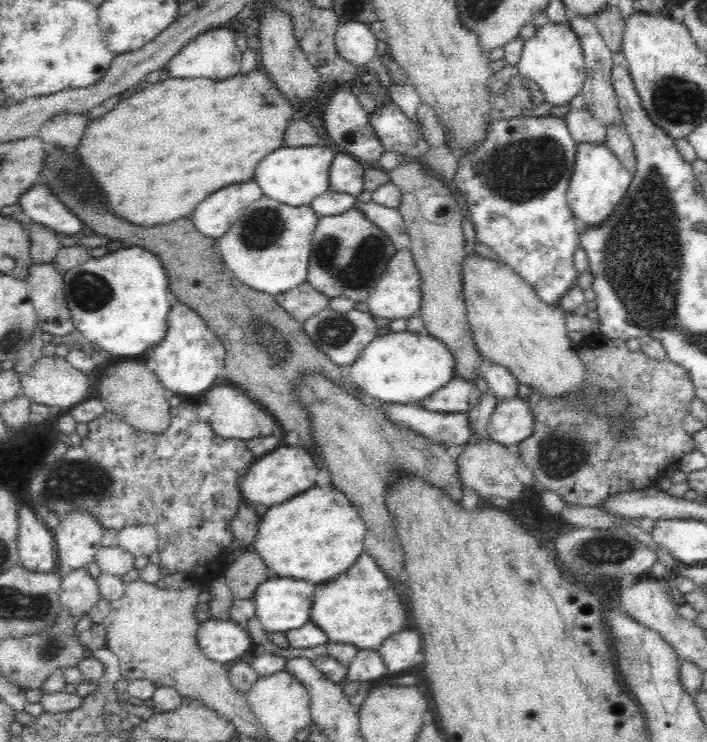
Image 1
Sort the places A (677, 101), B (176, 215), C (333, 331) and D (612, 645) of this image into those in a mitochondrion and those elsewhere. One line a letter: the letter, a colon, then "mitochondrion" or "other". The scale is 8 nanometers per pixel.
A: mitochondrion
B: other
C: mitochondrion
D: other

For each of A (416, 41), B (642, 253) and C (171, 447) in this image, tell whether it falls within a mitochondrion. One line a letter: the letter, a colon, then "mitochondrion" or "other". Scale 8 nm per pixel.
A: other
B: mitochondrion
C: other

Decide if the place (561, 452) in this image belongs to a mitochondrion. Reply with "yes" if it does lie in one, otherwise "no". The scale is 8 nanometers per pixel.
yes

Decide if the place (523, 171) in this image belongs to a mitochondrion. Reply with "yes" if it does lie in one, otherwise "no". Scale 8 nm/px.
yes

